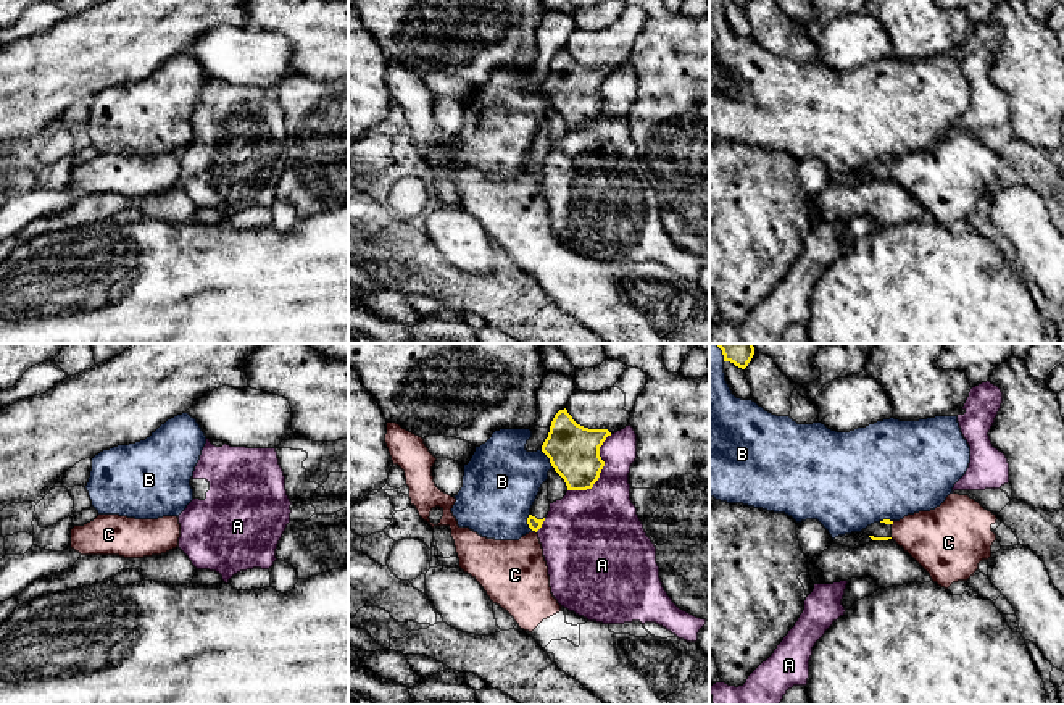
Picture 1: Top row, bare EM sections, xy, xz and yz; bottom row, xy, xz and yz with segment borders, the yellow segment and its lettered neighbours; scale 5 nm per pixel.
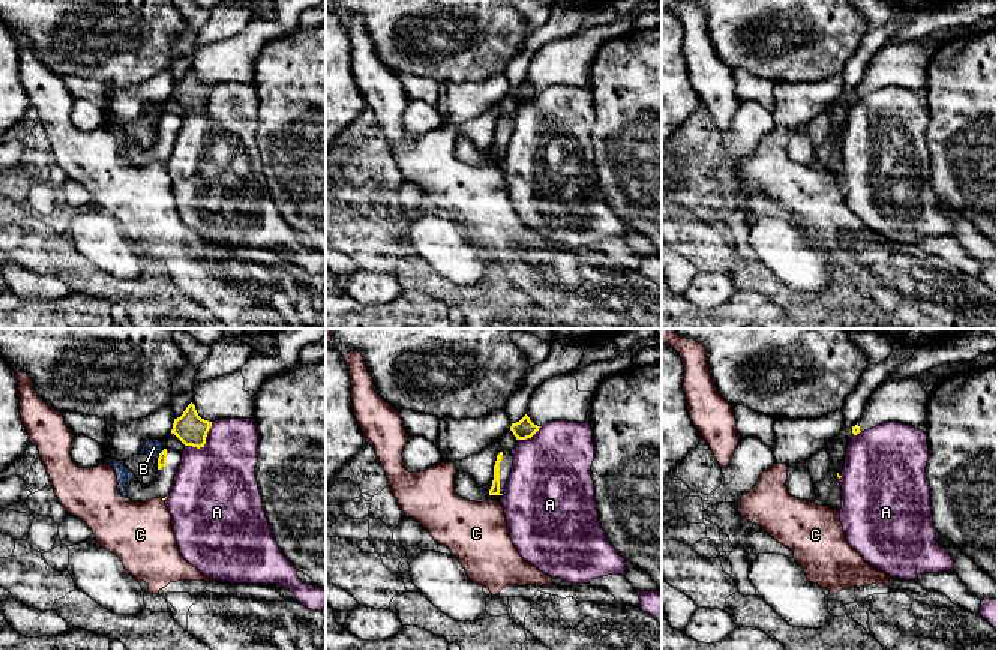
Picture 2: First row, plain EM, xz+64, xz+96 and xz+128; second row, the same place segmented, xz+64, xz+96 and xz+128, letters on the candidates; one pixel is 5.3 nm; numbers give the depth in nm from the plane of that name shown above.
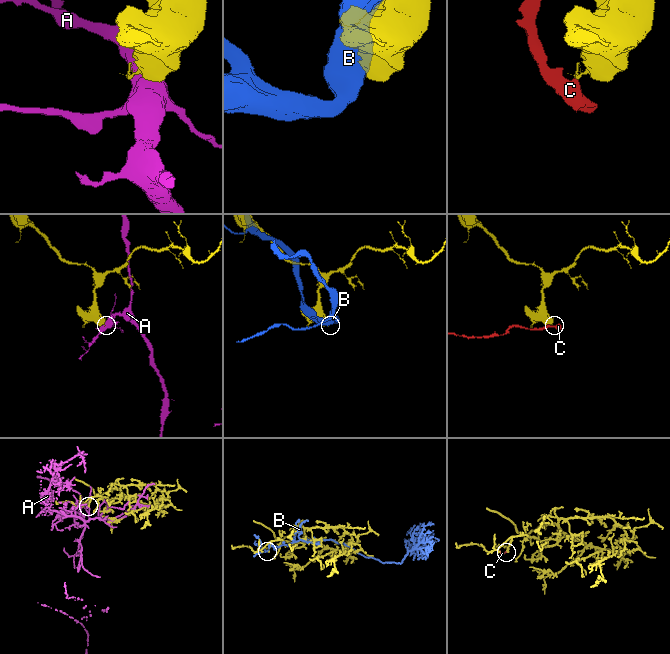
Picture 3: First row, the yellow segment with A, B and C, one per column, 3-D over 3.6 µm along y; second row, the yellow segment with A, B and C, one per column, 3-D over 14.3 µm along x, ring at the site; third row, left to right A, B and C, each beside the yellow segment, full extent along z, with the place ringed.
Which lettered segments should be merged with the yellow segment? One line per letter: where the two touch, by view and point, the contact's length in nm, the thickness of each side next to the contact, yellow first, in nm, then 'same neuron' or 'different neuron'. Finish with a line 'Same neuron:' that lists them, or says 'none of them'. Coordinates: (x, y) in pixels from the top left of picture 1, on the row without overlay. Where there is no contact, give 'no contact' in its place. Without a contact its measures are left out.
A: xz (600, 110) | 360 nm | 260/360 nm | different neuron
B: xz (548, 95) | 120 nm | 260/360 nm | different neuron
C: no contact | different neuron
Same neuron: none of them

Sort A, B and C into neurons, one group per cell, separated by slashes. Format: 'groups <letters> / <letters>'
groups A / B / C

